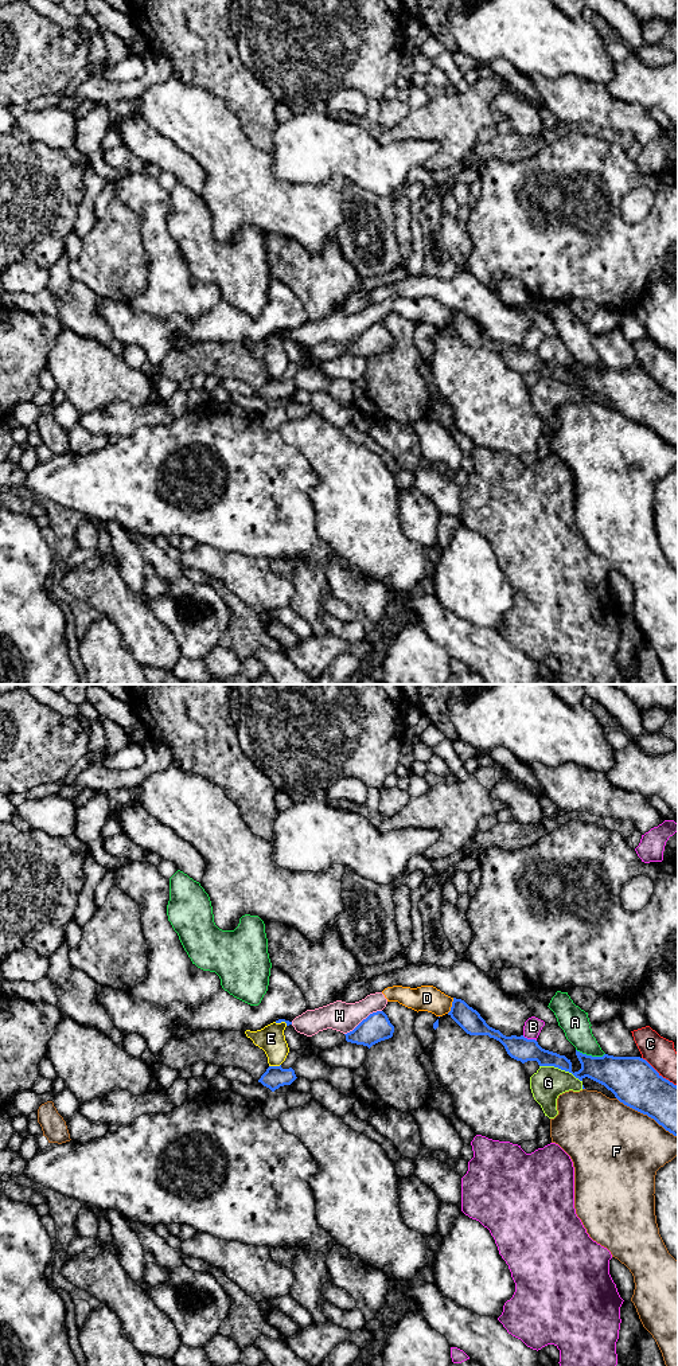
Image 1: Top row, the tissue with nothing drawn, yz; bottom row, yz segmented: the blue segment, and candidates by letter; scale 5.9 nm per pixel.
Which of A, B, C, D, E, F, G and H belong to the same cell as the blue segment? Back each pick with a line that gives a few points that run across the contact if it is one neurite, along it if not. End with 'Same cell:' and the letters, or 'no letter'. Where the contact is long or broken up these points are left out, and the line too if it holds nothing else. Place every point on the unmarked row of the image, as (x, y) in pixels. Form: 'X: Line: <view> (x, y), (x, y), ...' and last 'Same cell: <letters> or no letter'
Same cell: no letter

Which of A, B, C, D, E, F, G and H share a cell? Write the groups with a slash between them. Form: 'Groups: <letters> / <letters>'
Groups: A / B / C / D E H / F / G

